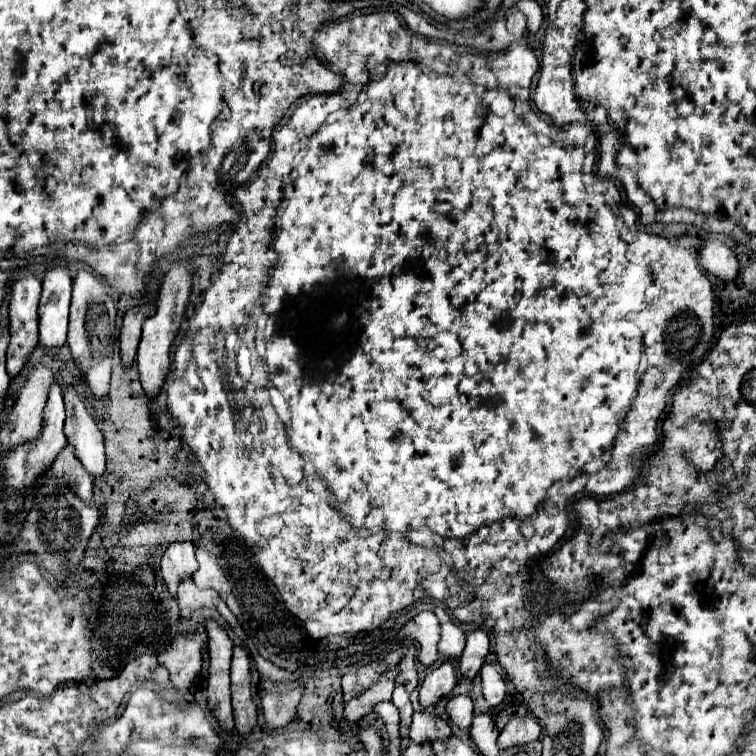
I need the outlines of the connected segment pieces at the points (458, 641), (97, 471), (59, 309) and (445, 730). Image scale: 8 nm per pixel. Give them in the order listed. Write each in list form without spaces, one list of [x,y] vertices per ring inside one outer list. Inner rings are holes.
[[[434,607],[434,613],[442,627],[442,637],[438,643],[438,651],[442,657],[460,657],[466,647],[466,635],[464,631],[450,621],[450,615],[442,607]]]
[[[74,387],[64,389],[64,403],[66,403],[64,433],[68,443],[74,447],[74,455],[78,455],[80,463],[86,467],[86,471],[90,471],[90,475],[102,477],[102,473],[106,471],[106,459],[102,433],[96,421],[88,413],[86,405],[82,403]]]
[[[56,267],[46,271],[40,299],[40,345],[62,347],[66,343],[68,329],[68,307],[70,307],[72,279],[68,269]]]
[[[420,711],[414,713],[414,721],[410,727],[410,739],[414,743],[426,743],[426,741],[438,741],[438,739],[448,739],[452,735],[450,725],[442,721],[440,717]]]

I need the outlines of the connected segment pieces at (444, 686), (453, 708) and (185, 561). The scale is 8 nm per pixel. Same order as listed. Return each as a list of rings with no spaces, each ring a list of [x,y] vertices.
[[[452,661],[440,663],[436,669],[432,669],[422,685],[420,685],[420,705],[428,707],[438,703],[442,697],[446,697],[456,685],[456,675],[454,675],[454,665]]]
[[[456,695],[446,703],[446,713],[450,715],[450,719],[460,727],[460,729],[468,729],[474,713],[472,713],[472,699],[470,695]]]
[[[174,543],[166,549],[162,557],[162,577],[172,597],[176,597],[176,589],[182,579],[190,579],[198,569],[198,561],[194,557],[192,543]]]

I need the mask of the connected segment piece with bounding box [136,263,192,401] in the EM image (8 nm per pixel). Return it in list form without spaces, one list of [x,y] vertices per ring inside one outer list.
[[[174,263],[164,277],[156,315],[152,315],[150,319],[144,321],[142,341],[140,341],[138,355],[136,355],[136,365],[138,365],[138,373],[140,373],[140,383],[142,383],[142,389],[148,397],[148,401],[158,397],[158,393],[164,387],[166,377],[170,373],[170,347],[172,347],[172,341],[180,329],[184,309],[186,309],[186,303],[190,297],[190,287],[192,287],[192,281],[190,281],[188,269],[182,263]]]

